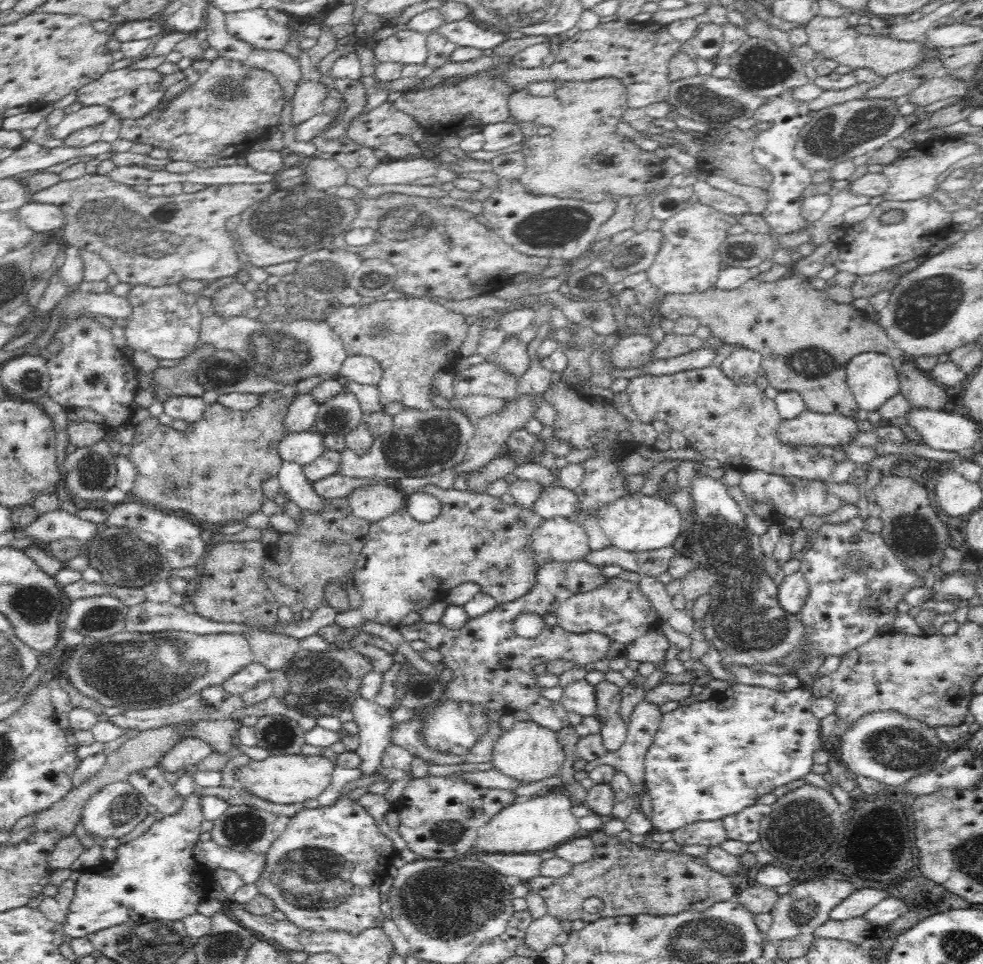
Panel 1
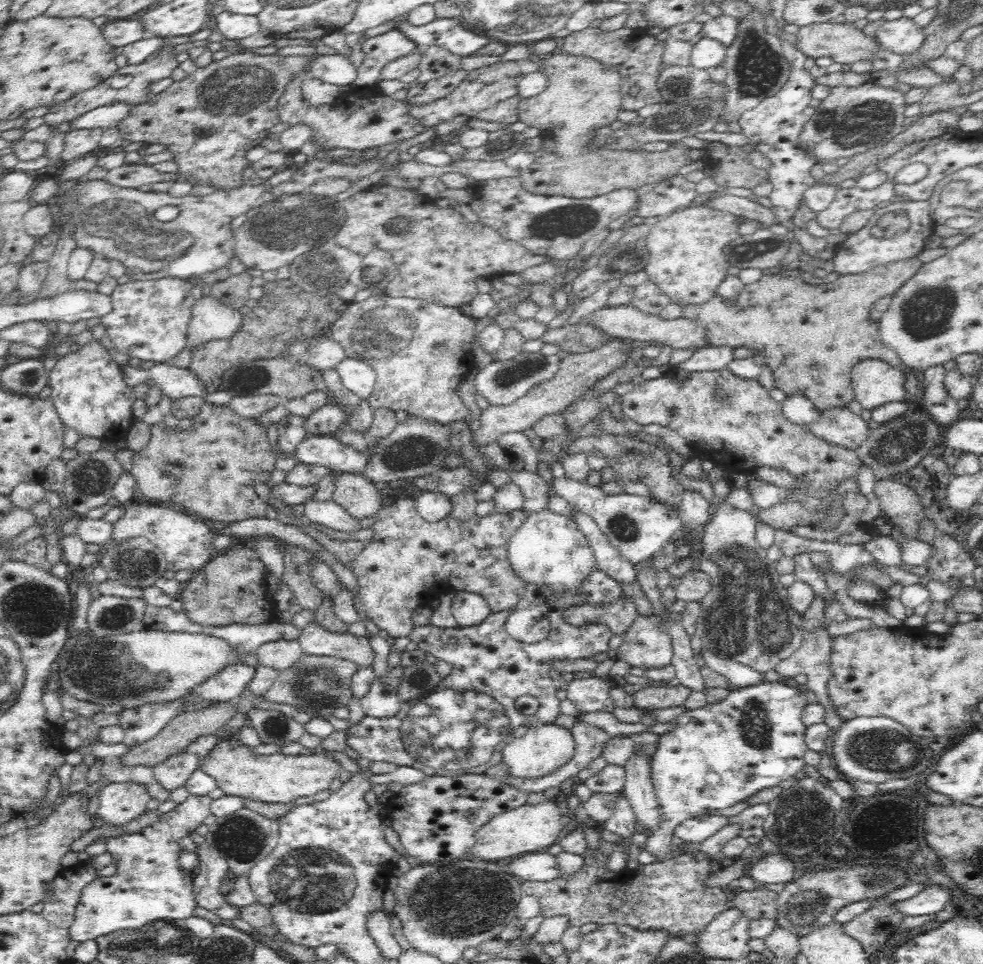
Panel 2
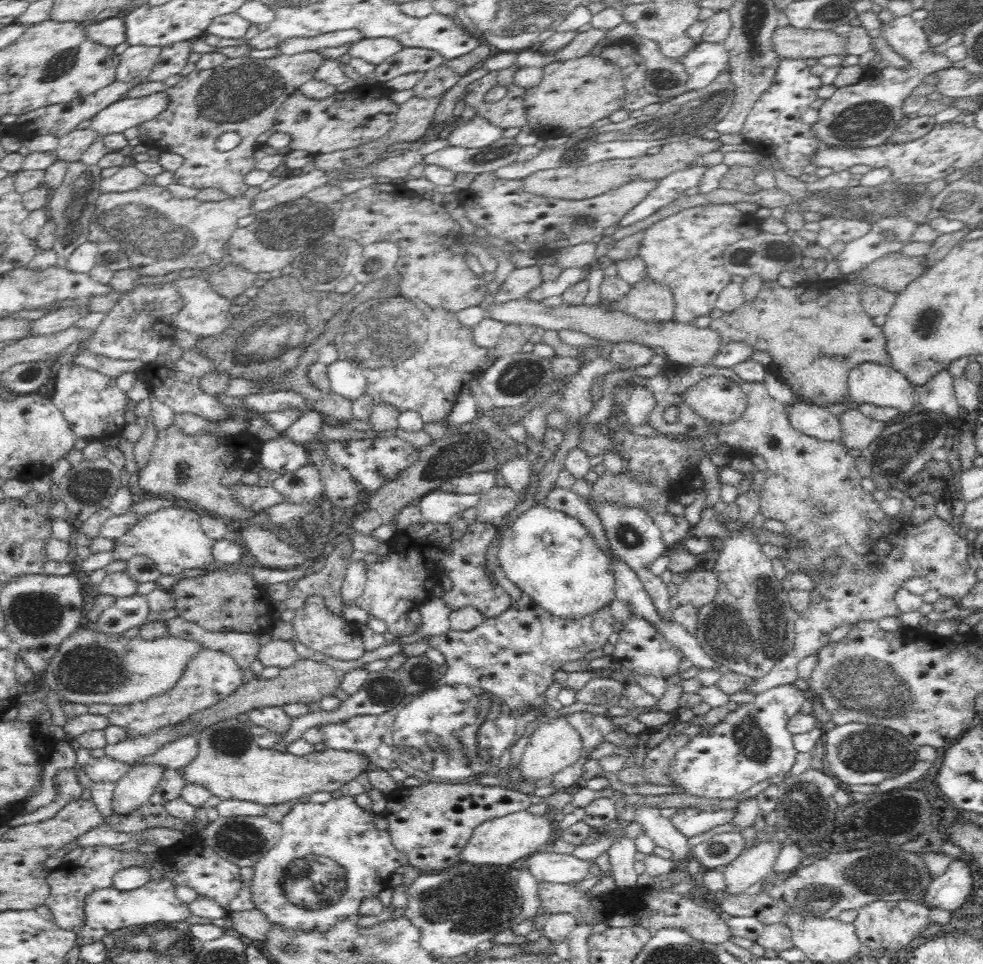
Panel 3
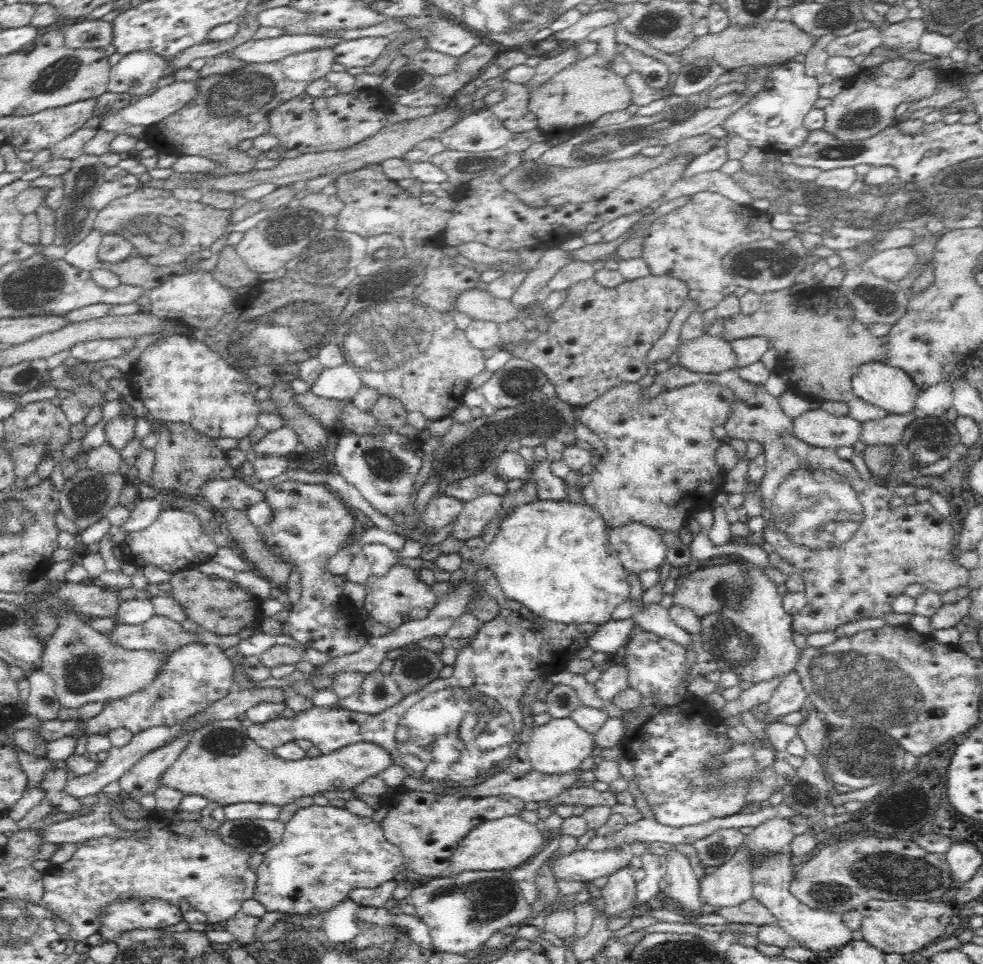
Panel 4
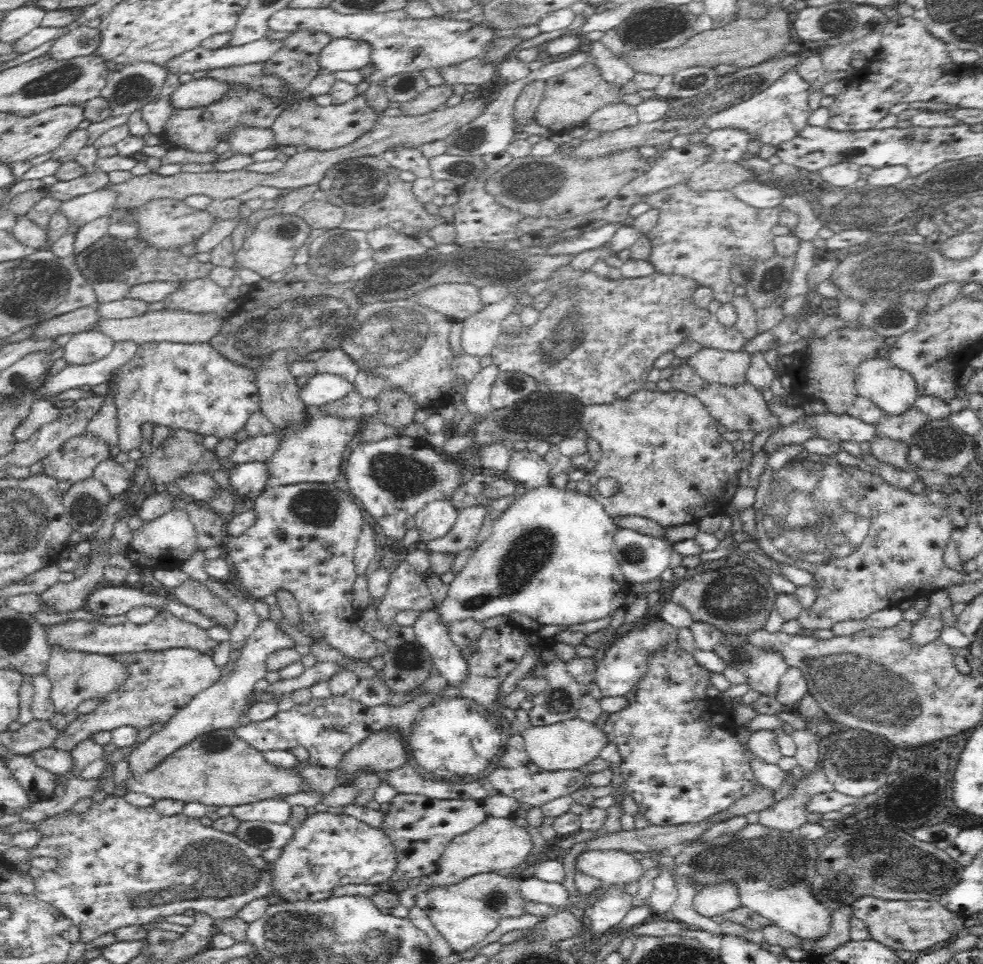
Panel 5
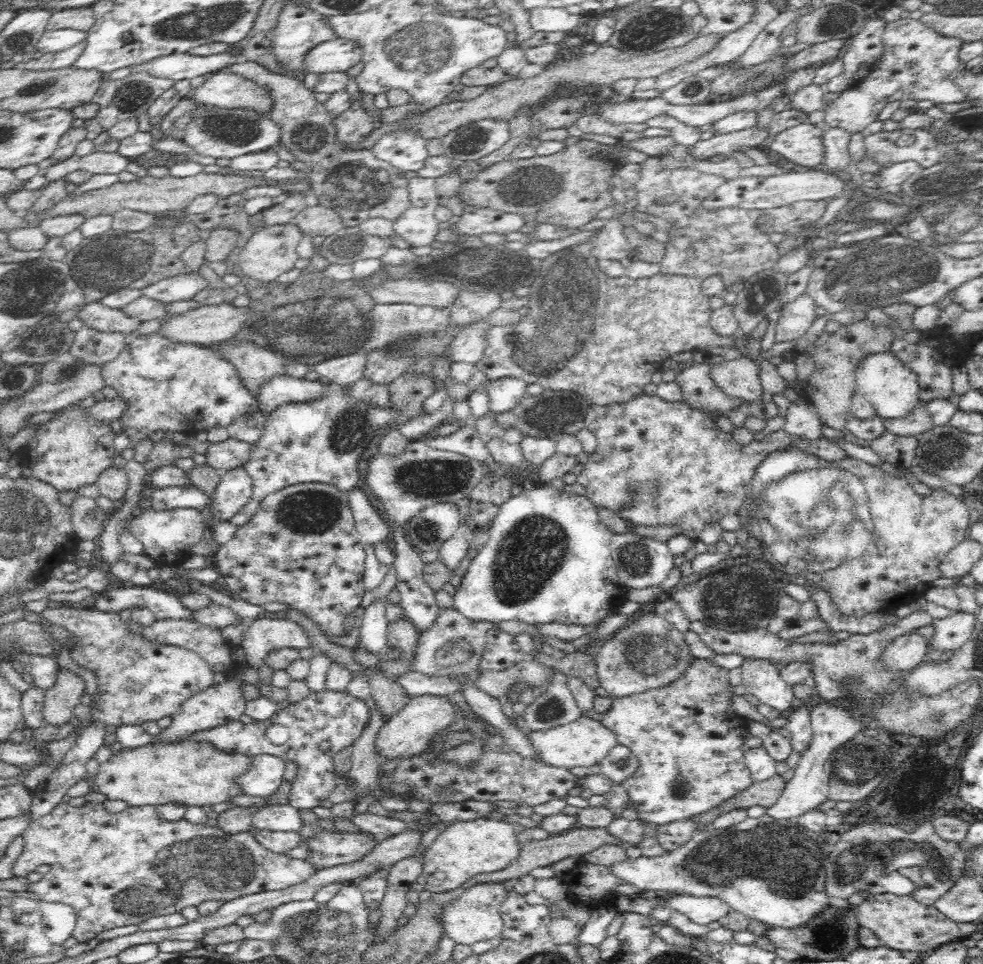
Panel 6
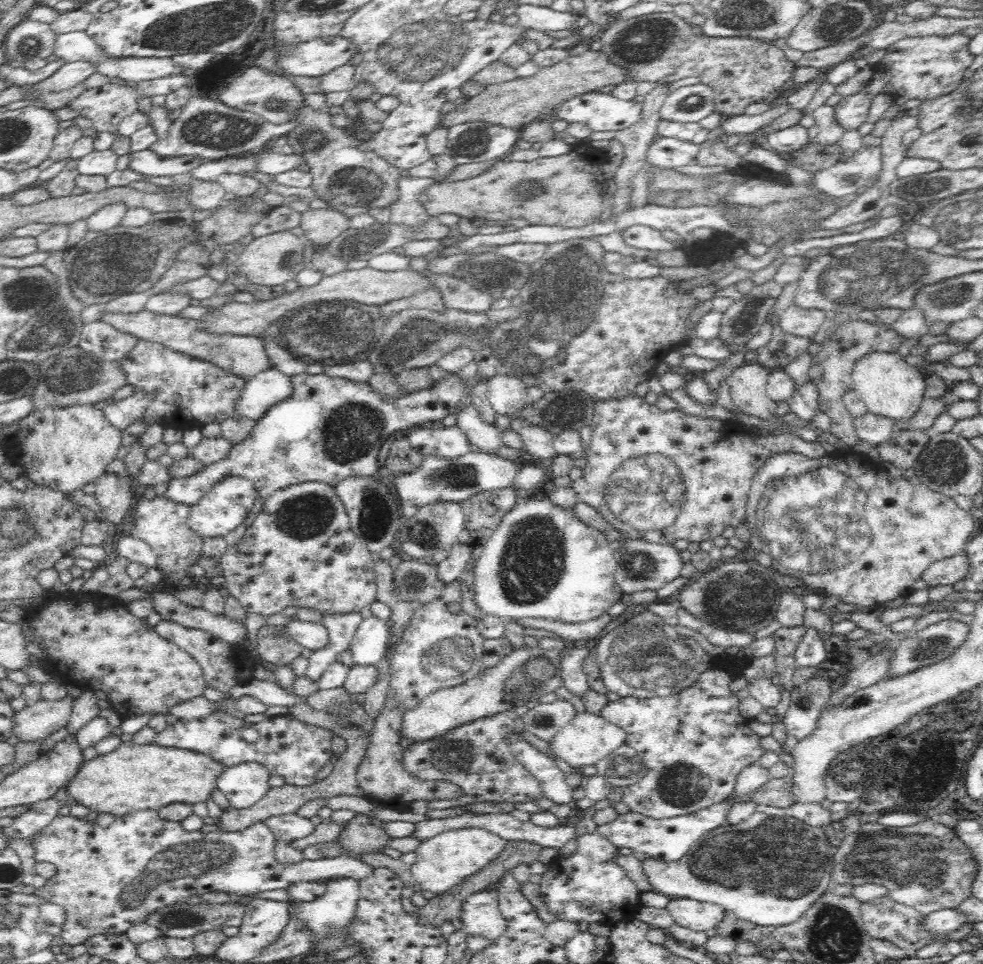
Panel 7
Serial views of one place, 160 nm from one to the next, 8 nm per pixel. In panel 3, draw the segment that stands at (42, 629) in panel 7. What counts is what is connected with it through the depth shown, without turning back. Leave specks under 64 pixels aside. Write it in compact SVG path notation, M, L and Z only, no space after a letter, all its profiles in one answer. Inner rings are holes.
M203 648L186 662L184 672L170 690L142 702L113 705L111 712L105 716L106 723L125 728L128 737L144 736L156 728L186 721L190 715L217 705L234 694L242 683L242 668L232 657L224 652Z

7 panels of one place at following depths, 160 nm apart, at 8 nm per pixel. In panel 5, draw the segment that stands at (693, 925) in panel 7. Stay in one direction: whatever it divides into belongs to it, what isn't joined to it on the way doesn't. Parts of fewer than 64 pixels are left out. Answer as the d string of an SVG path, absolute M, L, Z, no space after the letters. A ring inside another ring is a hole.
M718 883L717 885L698 888L692 898L692 909L696 913L711 919L740 907L736 885Z

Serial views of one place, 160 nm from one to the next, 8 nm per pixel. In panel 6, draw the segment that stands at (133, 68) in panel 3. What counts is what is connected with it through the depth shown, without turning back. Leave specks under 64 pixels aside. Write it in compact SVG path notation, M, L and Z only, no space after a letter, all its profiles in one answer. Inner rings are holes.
M130 73L123 80L108 80L101 84L97 94L92 98L91 104L96 104L99 107L98 113L94 117L102 130L110 130L117 122L148 111L156 98L170 88L175 88L174 81L168 78L152 77L146 73Z

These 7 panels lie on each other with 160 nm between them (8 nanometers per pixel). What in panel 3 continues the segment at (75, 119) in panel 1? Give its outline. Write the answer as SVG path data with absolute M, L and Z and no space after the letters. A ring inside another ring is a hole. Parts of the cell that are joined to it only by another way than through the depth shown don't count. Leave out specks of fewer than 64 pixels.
M161 91L143 98L118 100L91 118L91 128L102 137L122 134L132 126L155 119L162 111L168 110L170 99Z

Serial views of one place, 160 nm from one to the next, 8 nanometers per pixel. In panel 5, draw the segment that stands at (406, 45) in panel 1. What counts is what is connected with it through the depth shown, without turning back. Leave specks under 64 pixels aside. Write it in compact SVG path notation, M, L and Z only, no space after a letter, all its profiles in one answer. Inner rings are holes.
M348 38L333 39L319 53L319 69L328 69L330 73L361 70L371 64L370 46L360 40Z

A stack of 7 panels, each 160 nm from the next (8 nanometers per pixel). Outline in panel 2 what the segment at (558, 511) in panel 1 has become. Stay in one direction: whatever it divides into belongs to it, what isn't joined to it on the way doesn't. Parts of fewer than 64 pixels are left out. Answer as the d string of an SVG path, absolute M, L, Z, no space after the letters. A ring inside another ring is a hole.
M512 470L508 474L510 482L520 487L524 498L523 510L526 513L547 509L549 488L540 475L524 470Z

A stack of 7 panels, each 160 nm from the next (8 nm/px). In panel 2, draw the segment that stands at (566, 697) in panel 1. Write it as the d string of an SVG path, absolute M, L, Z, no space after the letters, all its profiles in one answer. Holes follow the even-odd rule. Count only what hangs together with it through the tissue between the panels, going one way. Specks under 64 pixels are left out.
M592 674L588 678L574 679L567 686L567 698L574 704L577 711L581 712L609 712L616 707L610 691L614 684L606 677L597 677Z

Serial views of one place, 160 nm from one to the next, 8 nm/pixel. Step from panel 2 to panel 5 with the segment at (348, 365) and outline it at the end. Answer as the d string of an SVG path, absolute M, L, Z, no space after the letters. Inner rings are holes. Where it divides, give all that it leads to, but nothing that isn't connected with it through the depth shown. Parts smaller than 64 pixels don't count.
M318 374L310 377L309 381L298 388L298 399L309 409L317 409L346 396L353 384L344 378L332 374Z

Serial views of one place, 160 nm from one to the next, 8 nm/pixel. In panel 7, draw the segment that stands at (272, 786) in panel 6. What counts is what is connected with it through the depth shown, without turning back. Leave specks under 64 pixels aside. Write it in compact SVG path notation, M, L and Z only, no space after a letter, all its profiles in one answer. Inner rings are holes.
M242 763L220 772L217 789L225 796L230 809L245 809L254 806L271 790L269 774L258 763Z

